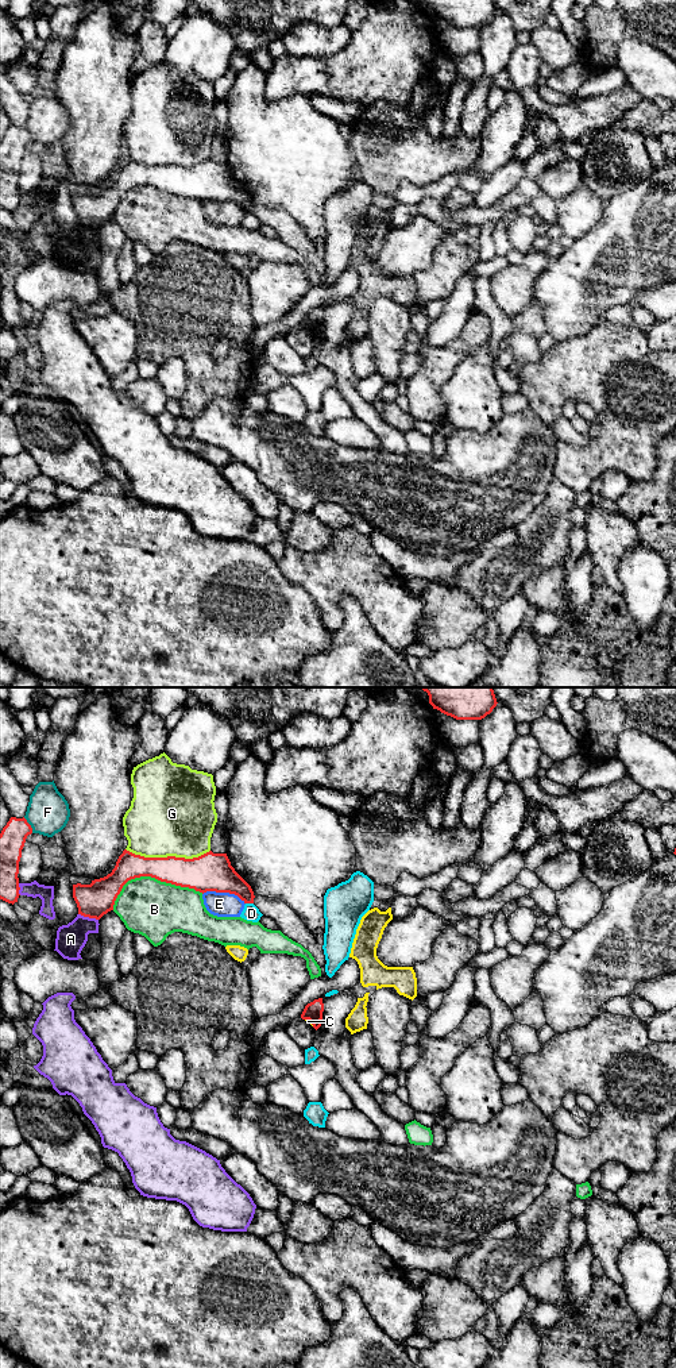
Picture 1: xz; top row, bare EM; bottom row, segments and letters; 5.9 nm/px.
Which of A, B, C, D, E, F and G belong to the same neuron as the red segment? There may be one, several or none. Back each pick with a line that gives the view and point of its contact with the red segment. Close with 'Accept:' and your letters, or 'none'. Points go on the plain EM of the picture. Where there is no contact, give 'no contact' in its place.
Accept: none

